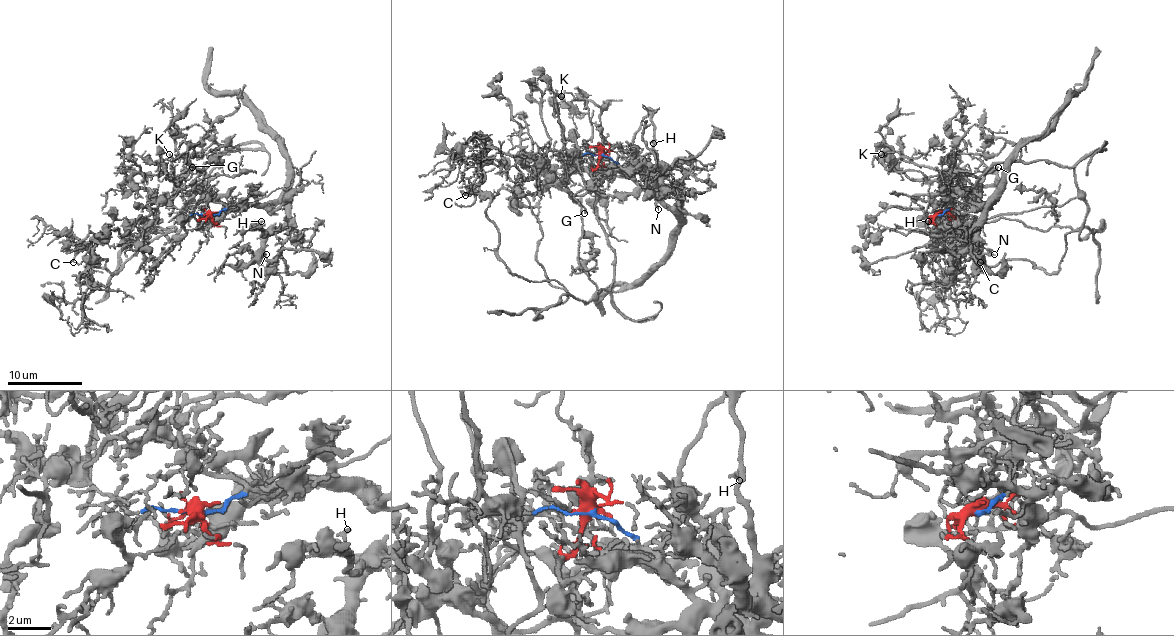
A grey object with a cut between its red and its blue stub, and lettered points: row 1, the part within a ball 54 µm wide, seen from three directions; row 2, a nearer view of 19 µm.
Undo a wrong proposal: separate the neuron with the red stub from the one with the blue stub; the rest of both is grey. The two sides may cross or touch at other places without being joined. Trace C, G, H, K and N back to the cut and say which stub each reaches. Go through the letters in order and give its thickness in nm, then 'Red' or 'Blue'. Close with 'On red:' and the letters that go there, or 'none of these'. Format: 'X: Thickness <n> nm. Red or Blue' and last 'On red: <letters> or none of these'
C: Thickness 110 nm. Red
G: Thickness 200 nm. Red
H: Thickness 160 nm. Blue
K: Thickness 90 nm. Red
N: Thickness 150 nm. Blue
On red: C, G, K

